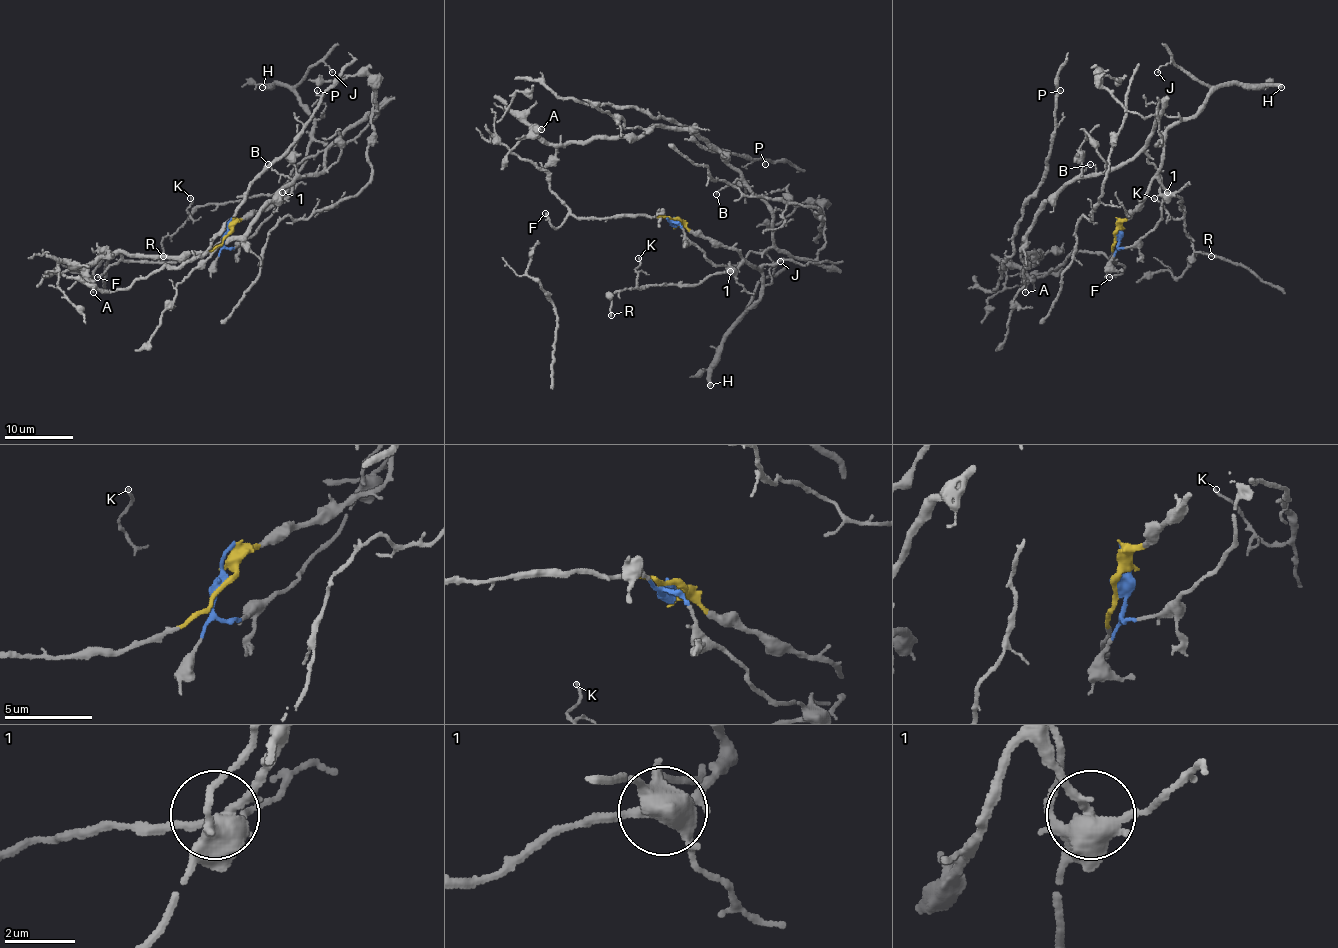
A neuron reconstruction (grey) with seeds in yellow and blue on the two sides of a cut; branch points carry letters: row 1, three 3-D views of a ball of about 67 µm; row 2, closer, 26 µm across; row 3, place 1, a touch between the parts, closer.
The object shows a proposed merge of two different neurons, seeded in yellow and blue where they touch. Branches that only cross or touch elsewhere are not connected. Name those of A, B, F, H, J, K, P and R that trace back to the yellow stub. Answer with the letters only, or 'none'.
F, H, J, K, R

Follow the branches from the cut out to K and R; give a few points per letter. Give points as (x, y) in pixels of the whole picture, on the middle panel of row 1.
K: (675, 220), (734, 247), (743, 259), (728, 273), (709, 275), (692, 285), (639, 287), (635, 268), (639, 258)
R: (675, 220), (734, 247), (743, 259), (728, 273), (709, 275), (692, 285), (623, 288), (610, 295), (611, 316)

